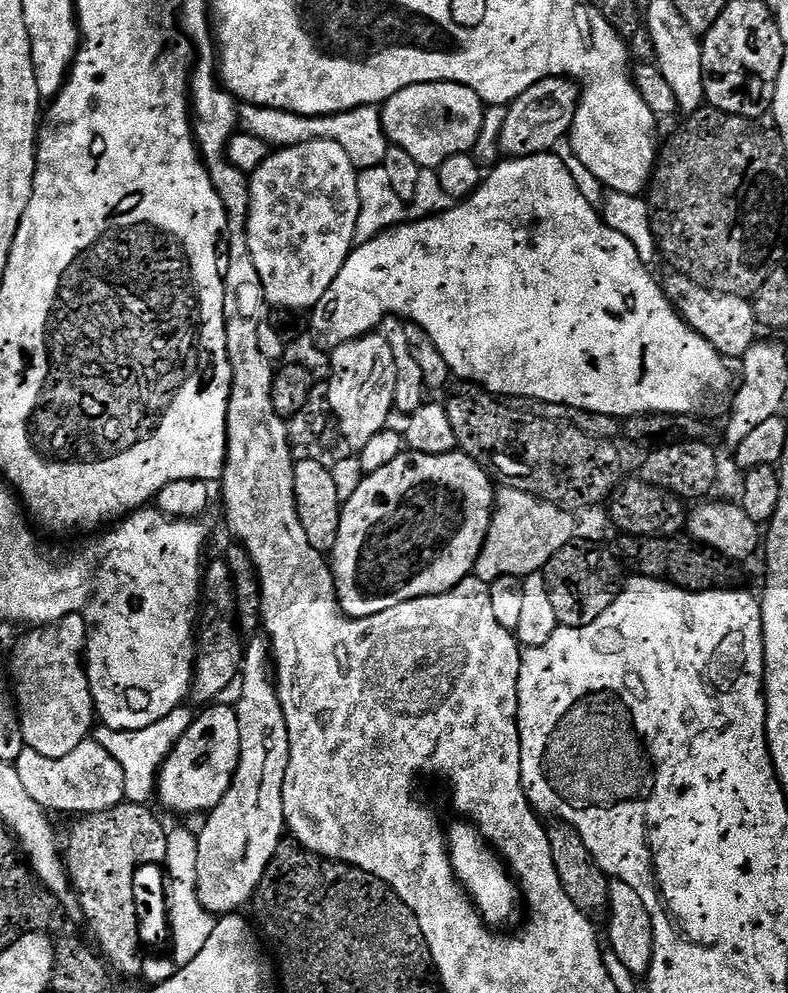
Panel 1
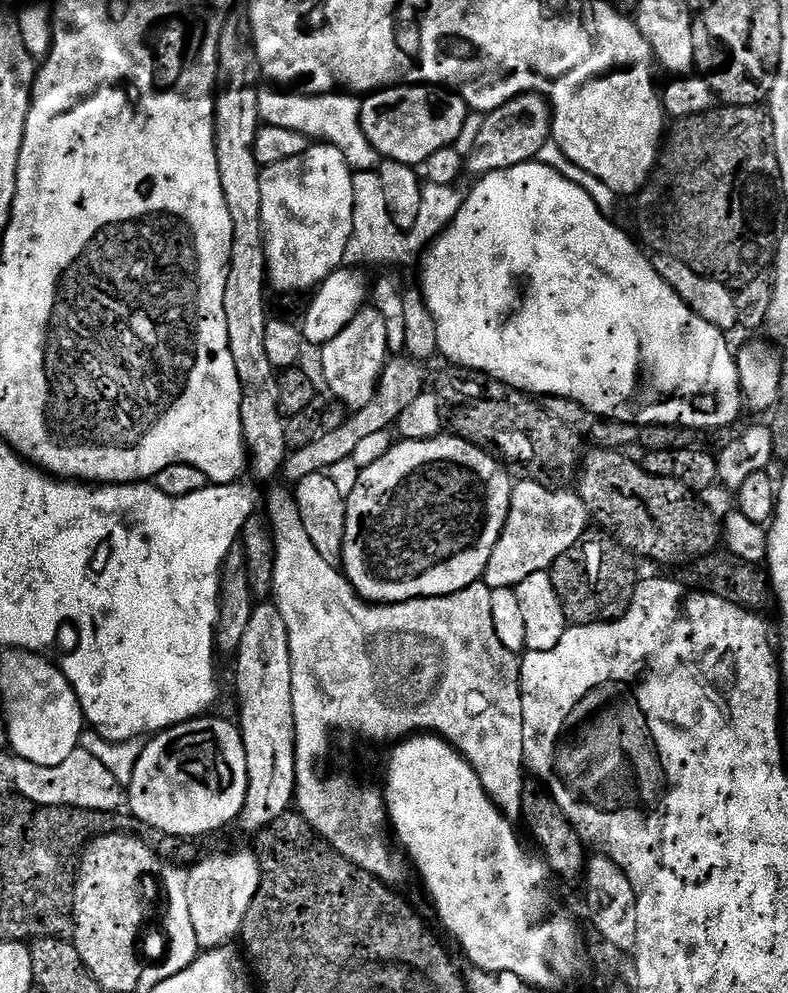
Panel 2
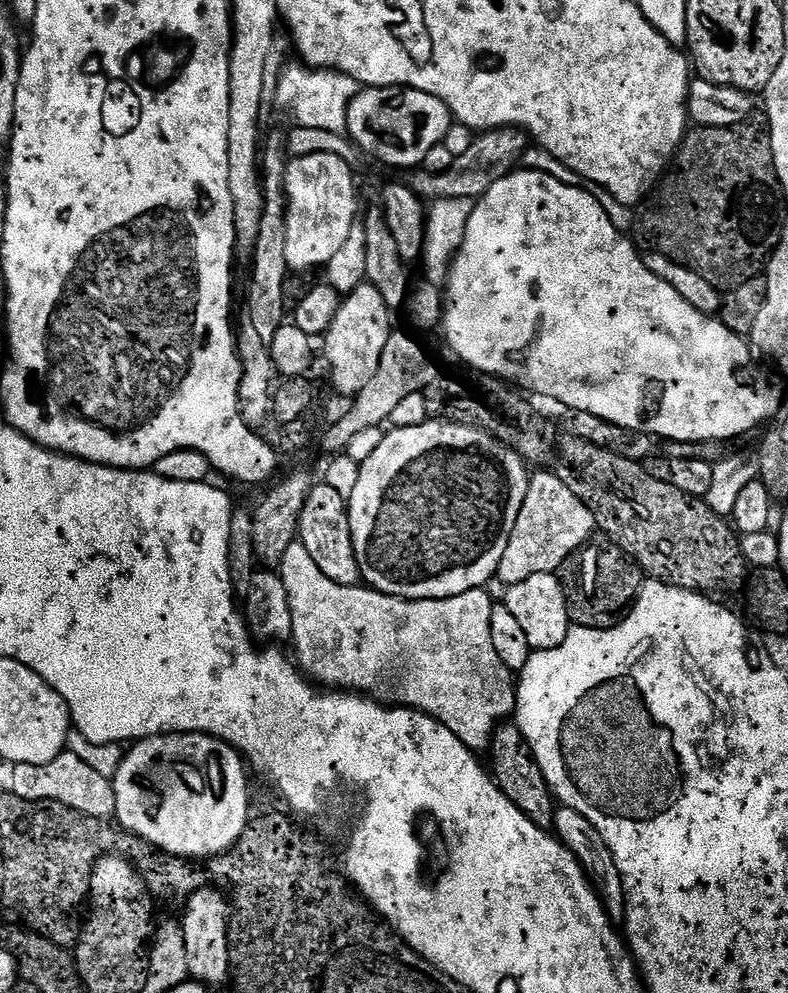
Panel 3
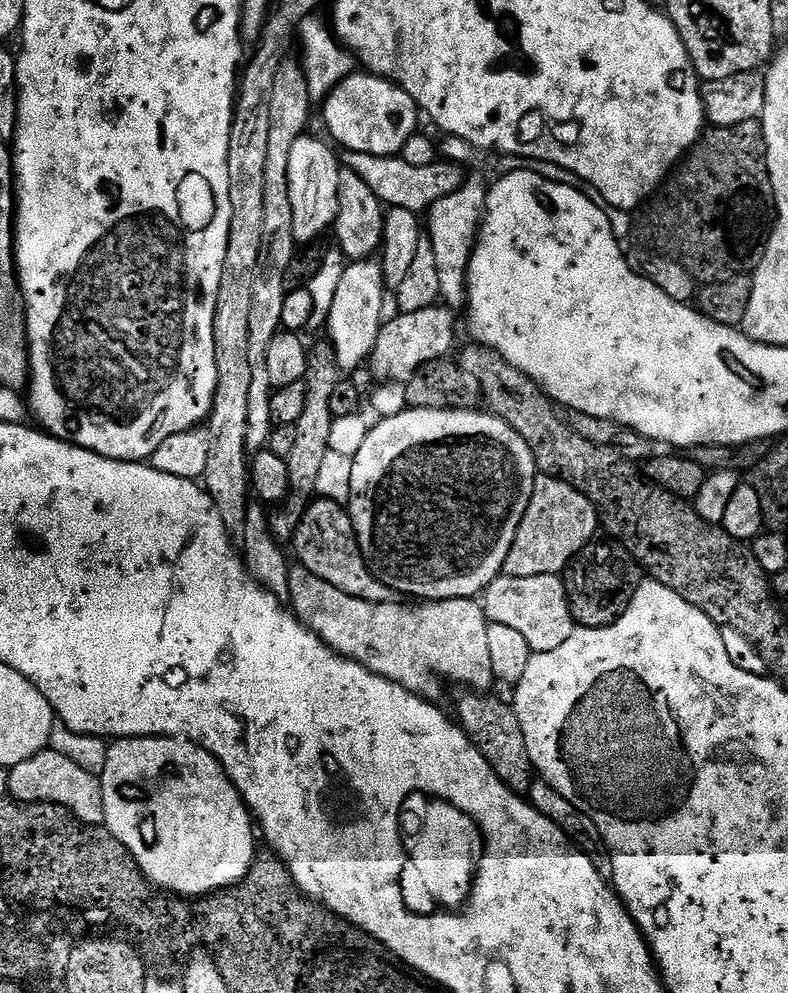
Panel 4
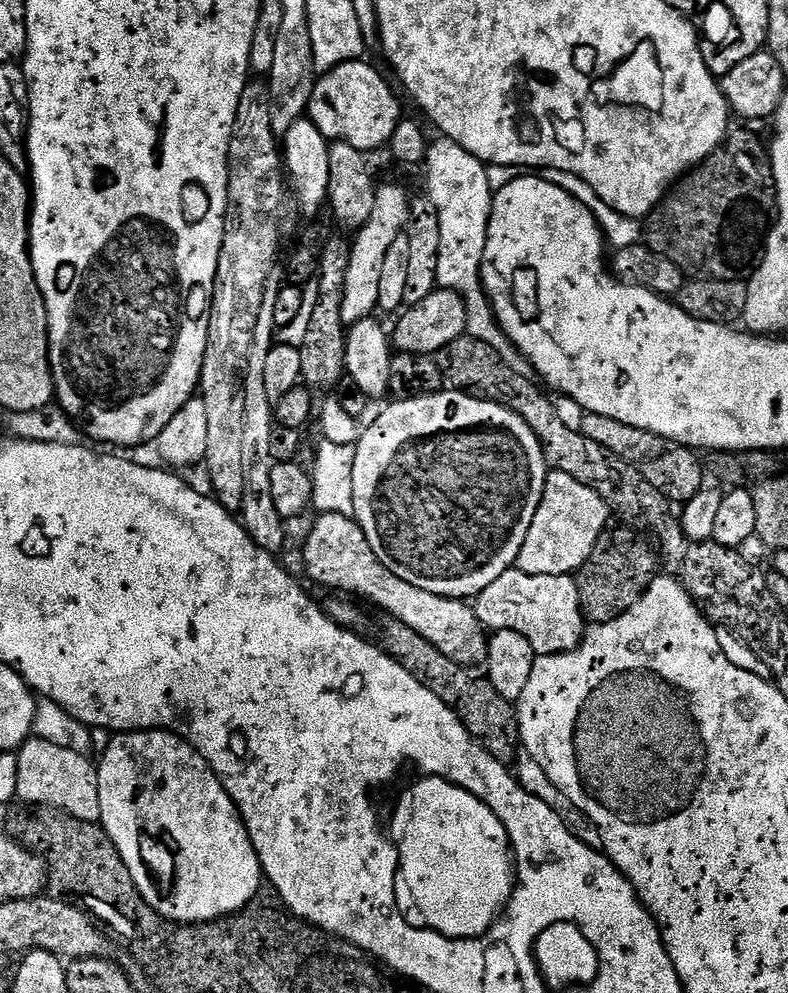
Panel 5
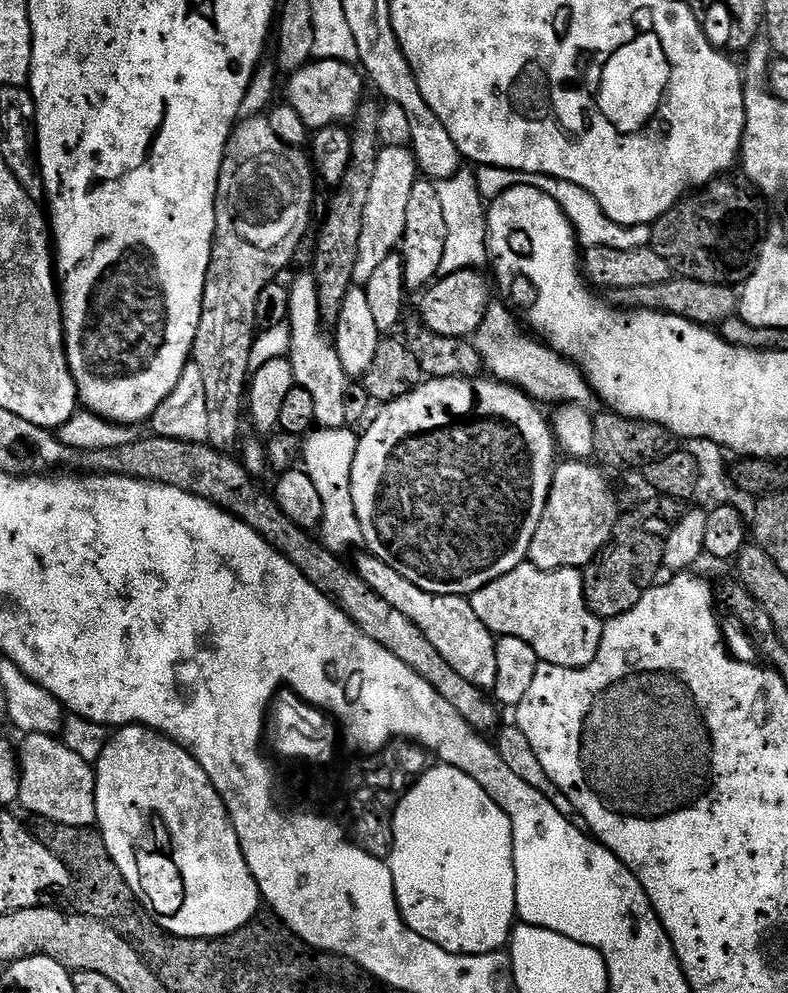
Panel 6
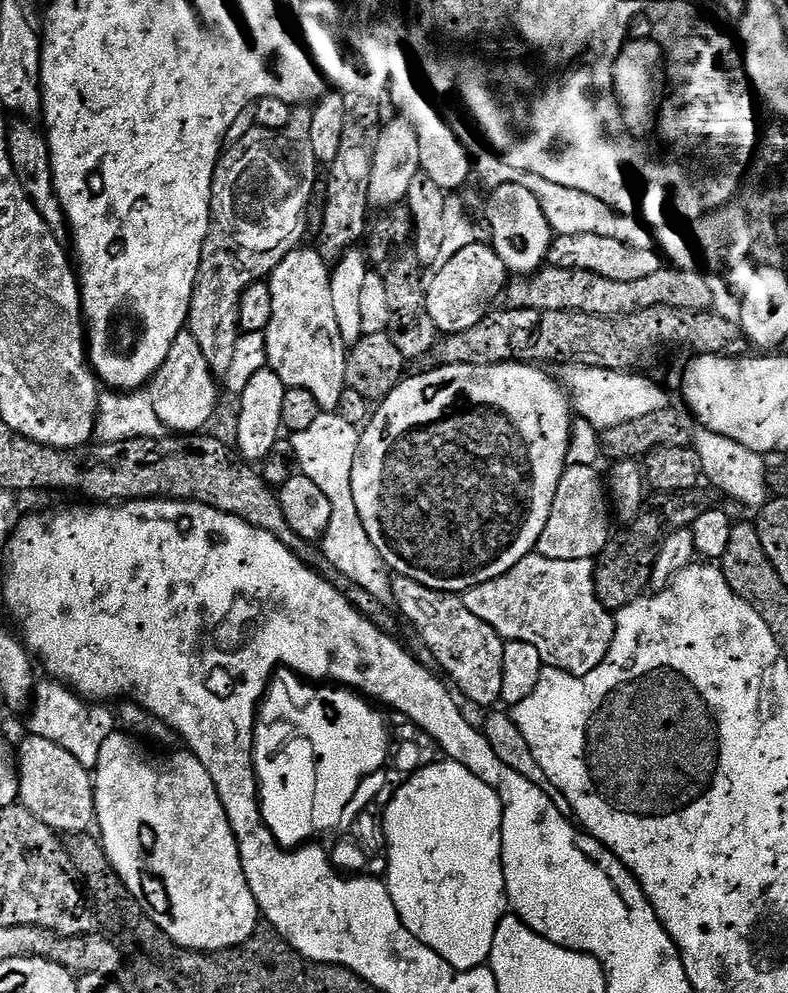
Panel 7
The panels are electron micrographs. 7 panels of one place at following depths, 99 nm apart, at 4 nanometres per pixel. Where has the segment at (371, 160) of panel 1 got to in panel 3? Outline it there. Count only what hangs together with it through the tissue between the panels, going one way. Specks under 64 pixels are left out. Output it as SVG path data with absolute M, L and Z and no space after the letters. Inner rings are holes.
M288 62L281 70L277 82L276 104L280 108L284 107L296 119L295 123L299 126L314 126L317 130L343 133L348 127L348 107L352 99L362 91L362 85L341 72L334 72L327 68L313 70L303 63L295 63Z

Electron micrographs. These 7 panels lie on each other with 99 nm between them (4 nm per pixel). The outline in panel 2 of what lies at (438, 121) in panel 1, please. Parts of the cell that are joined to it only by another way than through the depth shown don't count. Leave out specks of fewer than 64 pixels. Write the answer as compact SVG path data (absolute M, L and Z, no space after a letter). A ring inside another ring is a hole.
M397 84L365 95L360 106L362 130L381 157L402 164L422 166L430 154L455 145L470 109L455 91L440 86Z

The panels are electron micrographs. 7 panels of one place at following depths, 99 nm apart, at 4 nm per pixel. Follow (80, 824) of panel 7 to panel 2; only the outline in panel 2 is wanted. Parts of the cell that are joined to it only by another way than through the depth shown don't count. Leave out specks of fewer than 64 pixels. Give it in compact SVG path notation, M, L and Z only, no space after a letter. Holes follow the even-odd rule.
M76 748L66 762L58 762L58 766L34 766L34 762L26 762L19 758L13 759L12 784L19 795L26 797L35 804L46 806L70 806L71 808L85 808L99 812L114 812L122 804L122 786L84 748Z

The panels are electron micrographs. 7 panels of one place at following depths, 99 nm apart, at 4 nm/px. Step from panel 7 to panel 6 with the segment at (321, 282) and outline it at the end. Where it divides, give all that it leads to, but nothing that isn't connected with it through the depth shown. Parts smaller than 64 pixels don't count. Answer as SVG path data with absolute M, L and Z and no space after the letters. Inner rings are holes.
M311 274L297 278L288 288L288 319L286 325L292 332L287 359L292 364L295 387L306 390L314 399L314 414L321 428L338 429L346 426L343 397L350 377L345 372L336 353L335 343L324 331L318 306L318 286Z

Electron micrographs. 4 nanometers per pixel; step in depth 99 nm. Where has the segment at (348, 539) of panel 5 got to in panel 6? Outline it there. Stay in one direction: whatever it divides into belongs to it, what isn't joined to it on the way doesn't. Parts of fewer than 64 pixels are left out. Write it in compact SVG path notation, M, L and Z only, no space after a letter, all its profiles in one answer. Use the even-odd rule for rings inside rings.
M371 554L363 555L354 563L354 571L363 578L366 586L370 586L370 590L374 590L378 598L386 598L386 602L390 602L394 610L406 614L406 618L410 618L410 622L414 622L414 626L418 626L418 630L422 630L422 634L430 638L434 650L438 650L438 654L442 654L442 658L446 658L446 662L450 662L450 666L454 666L454 670L458 670L458 674L462 674L466 682L483 690L495 689L498 678L497 637L485 626L482 618L474 614L471 599L430 594L414 586L410 578L402 578L402 574L394 570L394 566L386 566L386 562Z

